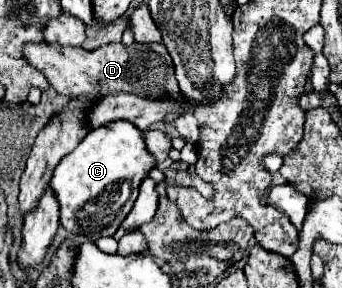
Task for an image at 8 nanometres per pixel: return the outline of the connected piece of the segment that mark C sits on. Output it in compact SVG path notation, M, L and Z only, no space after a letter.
M119 120L103 128L93 128L79 146L57 164L51 178L51 188L61 204L61 224L65 230L93 242L101 236L113 236L131 212L139 196L139 186L153 166L155 158L149 154L143 132L135 128L135 124Z

